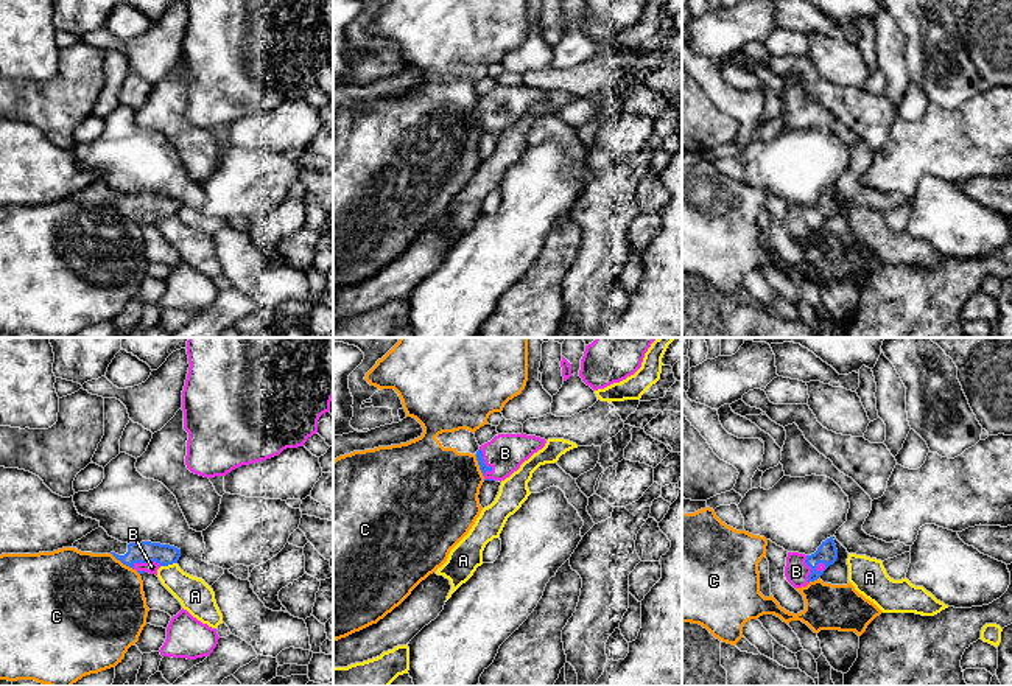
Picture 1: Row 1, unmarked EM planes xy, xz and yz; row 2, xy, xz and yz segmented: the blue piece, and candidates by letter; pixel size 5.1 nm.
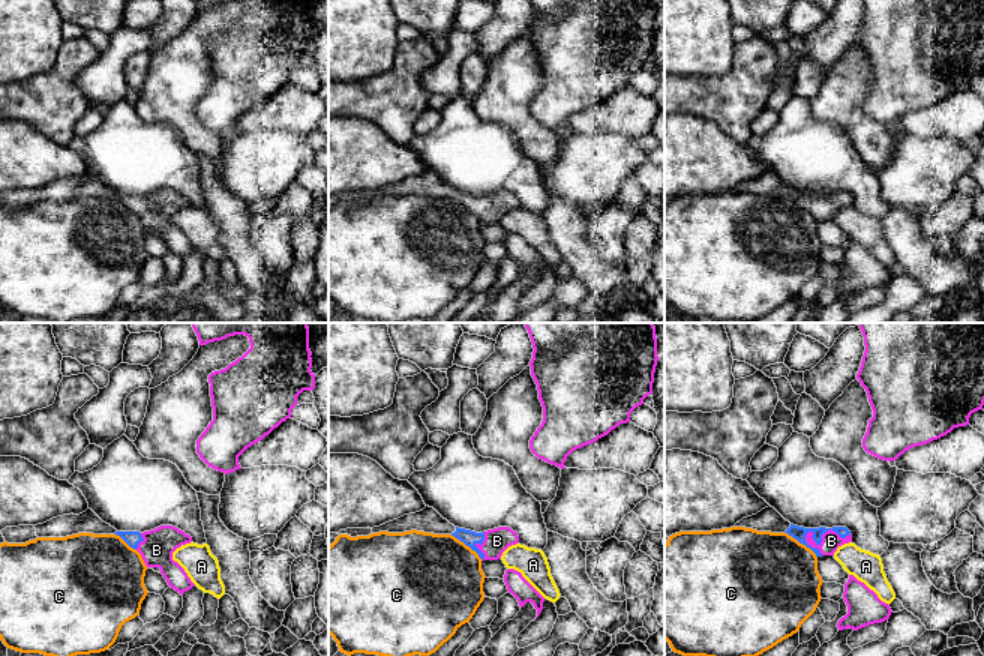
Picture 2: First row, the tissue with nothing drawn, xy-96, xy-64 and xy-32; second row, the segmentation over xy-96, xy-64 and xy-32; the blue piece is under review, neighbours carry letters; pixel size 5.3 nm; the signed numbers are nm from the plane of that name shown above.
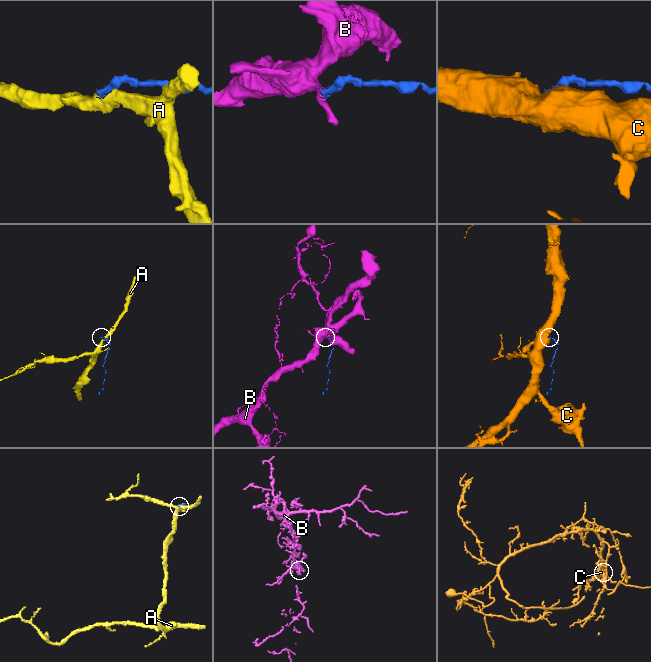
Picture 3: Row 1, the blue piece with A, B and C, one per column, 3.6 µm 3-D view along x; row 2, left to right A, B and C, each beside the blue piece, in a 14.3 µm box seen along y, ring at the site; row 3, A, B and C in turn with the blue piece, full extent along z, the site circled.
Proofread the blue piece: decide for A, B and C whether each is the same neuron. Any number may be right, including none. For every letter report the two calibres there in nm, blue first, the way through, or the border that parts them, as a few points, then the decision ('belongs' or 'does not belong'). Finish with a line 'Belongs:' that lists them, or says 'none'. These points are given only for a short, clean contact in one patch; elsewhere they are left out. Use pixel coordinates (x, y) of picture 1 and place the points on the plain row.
A: 110 nm thick on the blue side, 170 nm on the other; border along xy (176, 213), (161, 218); does not belong
B: 50 nm thick on the blue side, 200 nm on the other; runs through xz (483, 118), (483, 114), (498, 111), (505, 104); belongs
C: 110 nm thick on the blue side, 500 nm on the other; border along xy (111, 204), (133, 221); does not belong
Belongs: B

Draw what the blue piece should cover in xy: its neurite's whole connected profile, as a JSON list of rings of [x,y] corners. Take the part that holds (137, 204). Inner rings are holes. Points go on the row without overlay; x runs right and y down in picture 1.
[[[103,179],[75,193],[72,199],[81,204],[112,205],[117,212],[135,221],[139,226],[149,224],[156,227],[160,218],[177,215],[181,208],[181,201],[174,198],[151,193],[121,194],[109,188]]]

